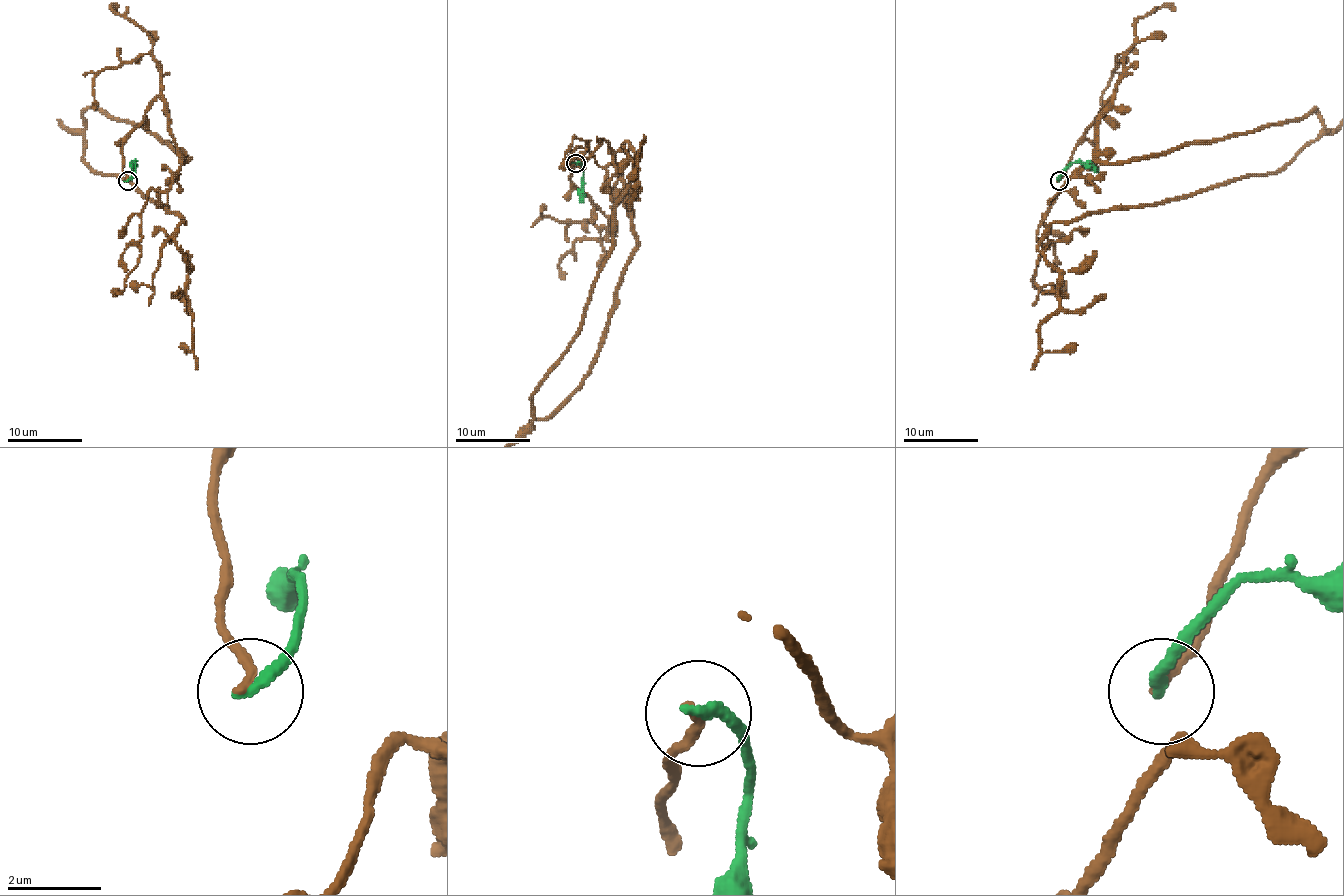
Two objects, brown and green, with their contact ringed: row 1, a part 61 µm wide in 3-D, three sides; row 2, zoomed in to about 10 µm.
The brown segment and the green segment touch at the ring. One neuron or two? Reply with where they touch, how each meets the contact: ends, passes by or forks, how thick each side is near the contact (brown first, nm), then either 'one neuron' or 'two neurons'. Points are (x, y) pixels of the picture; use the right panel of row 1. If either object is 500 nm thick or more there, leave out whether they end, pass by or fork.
place (1059, 181); brown ends; green ends; calibres 240 and 280 nm; two neurons

